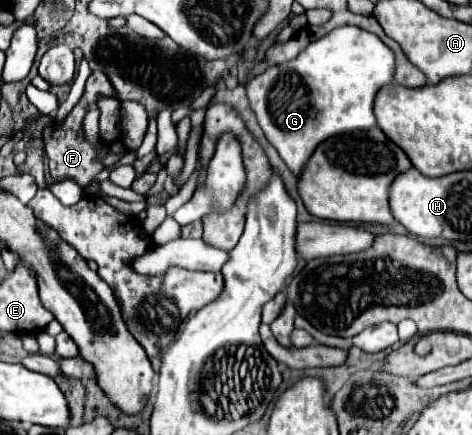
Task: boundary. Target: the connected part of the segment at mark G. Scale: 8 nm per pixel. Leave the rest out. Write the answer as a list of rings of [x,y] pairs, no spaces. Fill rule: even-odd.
[[[338,27],[322,39],[312,41],[296,59],[268,67],[262,75],[256,75],[246,85],[246,91],[250,107],[254,109],[266,139],[278,149],[280,157],[298,179],[306,169],[310,155],[314,153],[314,147],[318,147],[318,143],[326,141],[330,135],[376,127],[376,117],[372,111],[374,99],[384,85],[394,81],[394,71],[396,59],[392,49],[386,47],[374,33],[366,33],[358,27]]]

